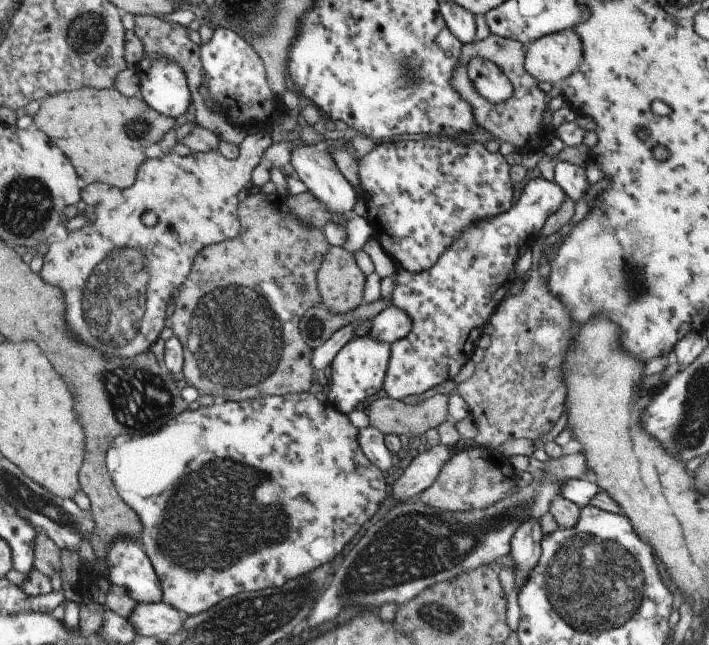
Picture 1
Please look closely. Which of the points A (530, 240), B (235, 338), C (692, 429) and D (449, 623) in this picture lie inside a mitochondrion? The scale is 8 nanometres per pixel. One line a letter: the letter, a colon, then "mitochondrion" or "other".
A: other
B: mitochondrion
C: mitochondrion
D: mitochondrion

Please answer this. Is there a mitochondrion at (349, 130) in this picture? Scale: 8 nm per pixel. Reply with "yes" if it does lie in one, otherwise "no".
no

